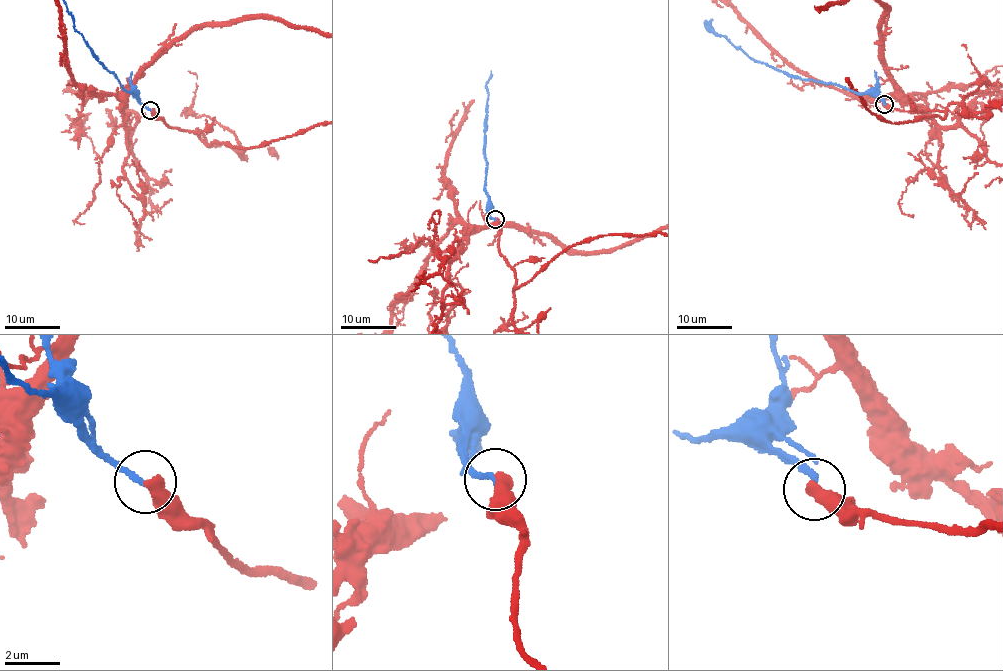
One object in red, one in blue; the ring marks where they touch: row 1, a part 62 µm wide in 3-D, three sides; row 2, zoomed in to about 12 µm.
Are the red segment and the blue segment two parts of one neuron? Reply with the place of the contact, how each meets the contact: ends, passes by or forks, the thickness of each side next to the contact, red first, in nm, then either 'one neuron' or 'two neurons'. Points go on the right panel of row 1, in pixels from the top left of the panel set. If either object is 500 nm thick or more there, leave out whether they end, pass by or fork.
(884, 104) | red ends | blue ends | 420/190 nm | one neuron

